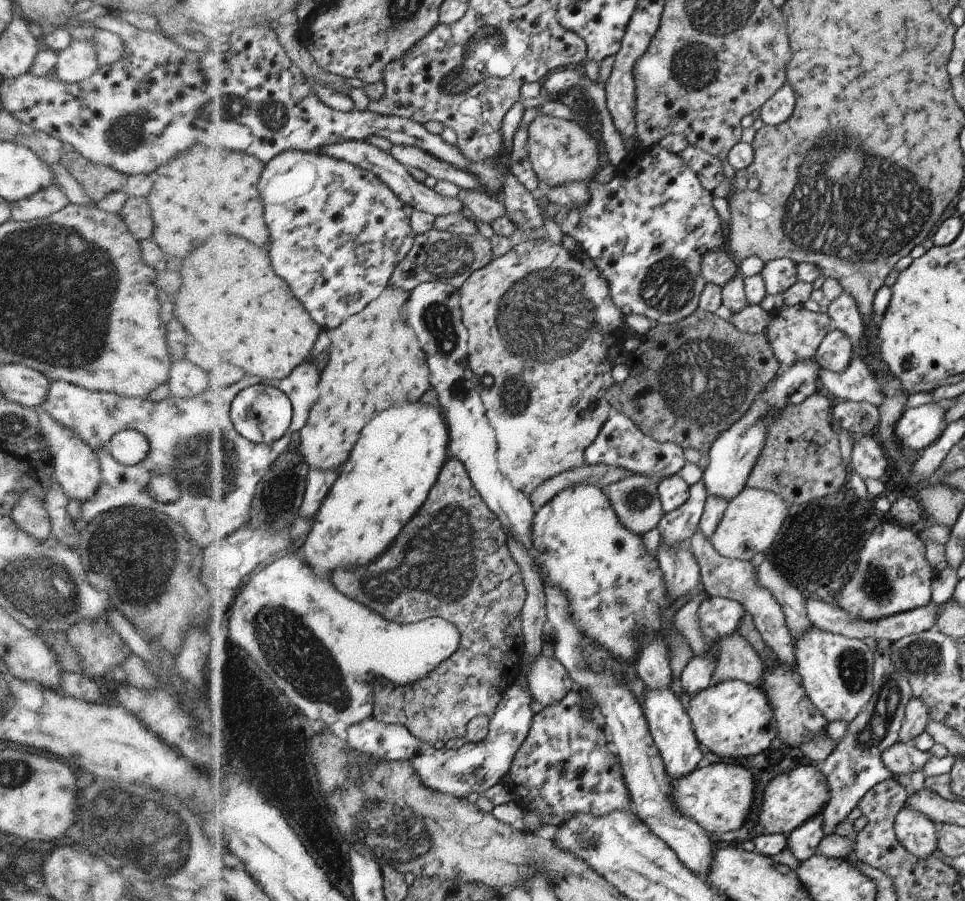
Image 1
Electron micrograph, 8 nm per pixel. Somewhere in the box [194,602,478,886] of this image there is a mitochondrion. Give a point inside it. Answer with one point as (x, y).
(385, 824)

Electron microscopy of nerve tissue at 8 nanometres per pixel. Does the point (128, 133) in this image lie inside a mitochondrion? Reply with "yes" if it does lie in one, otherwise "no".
yes

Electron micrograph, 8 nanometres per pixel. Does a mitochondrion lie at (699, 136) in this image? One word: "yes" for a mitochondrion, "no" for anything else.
no

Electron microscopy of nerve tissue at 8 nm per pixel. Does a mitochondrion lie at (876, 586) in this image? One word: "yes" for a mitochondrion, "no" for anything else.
yes

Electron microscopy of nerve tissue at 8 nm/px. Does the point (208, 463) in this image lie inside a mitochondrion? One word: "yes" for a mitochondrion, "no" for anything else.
yes

